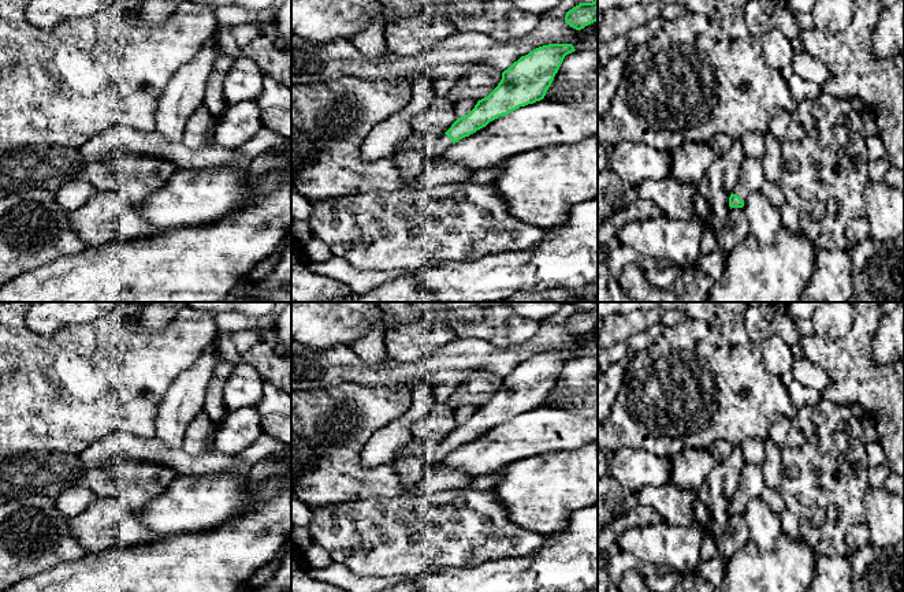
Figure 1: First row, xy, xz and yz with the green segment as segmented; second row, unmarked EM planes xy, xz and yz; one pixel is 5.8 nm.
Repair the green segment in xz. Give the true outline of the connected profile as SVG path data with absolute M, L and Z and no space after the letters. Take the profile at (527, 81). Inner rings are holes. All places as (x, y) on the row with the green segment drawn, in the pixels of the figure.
M548 44L521 56L502 72L498 86L465 116L436 137L427 150L429 157L439 157L451 144L469 137L499 116L544 98L566 55L574 52L572 44Z

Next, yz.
M745 156L740 164L739 180L729 197L729 206L743 208L745 198L760 190L765 182L763 165L760 159Z

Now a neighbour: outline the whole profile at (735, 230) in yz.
M732 208L718 239L718 250L726 257L733 247L749 235L749 227L743 208Z

